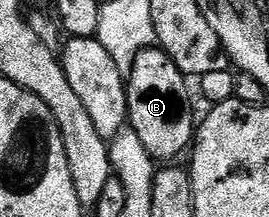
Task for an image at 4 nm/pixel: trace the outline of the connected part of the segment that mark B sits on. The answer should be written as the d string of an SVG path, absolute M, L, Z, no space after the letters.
M153 46L136 55L132 68L126 73L126 83L128 85L128 124L131 132L138 134L138 139L142 142L142 146L146 146L153 161L179 161L176 159L183 152L185 155L194 143L194 120L192 124L192 112L188 109L189 81L184 73L178 70L178 66L174 66L174 62L164 53L163 48Z

